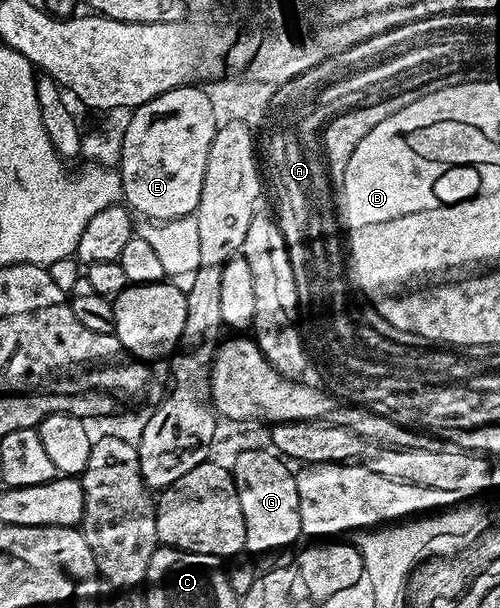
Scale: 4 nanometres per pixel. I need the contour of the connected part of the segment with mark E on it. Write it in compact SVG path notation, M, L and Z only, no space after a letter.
M201 86L167 90L151 98L151 102L134 108L130 125L123 135L119 163L124 203L138 217L145 216L141 218L149 222L178 220L184 216L193 216L199 206L199 198L203 194L203 178L207 174L207 153L211 150L211 142L218 127L214 111L211 110L210 99Z

